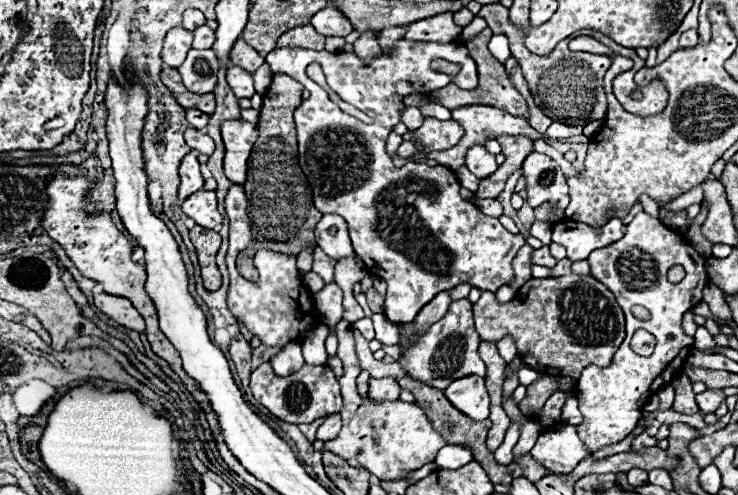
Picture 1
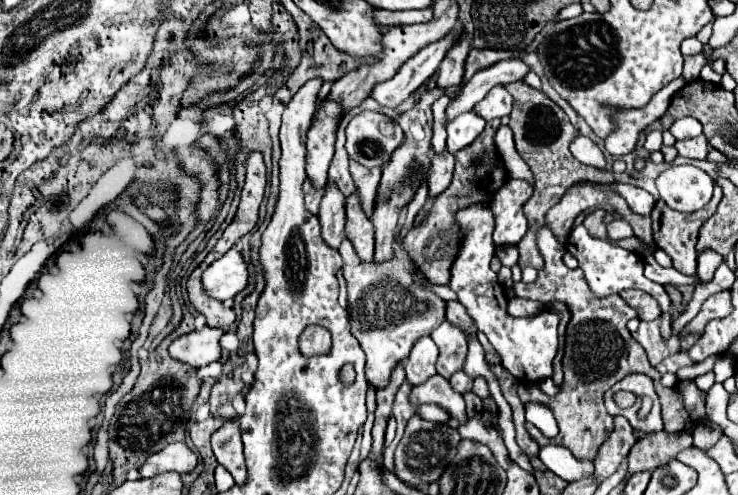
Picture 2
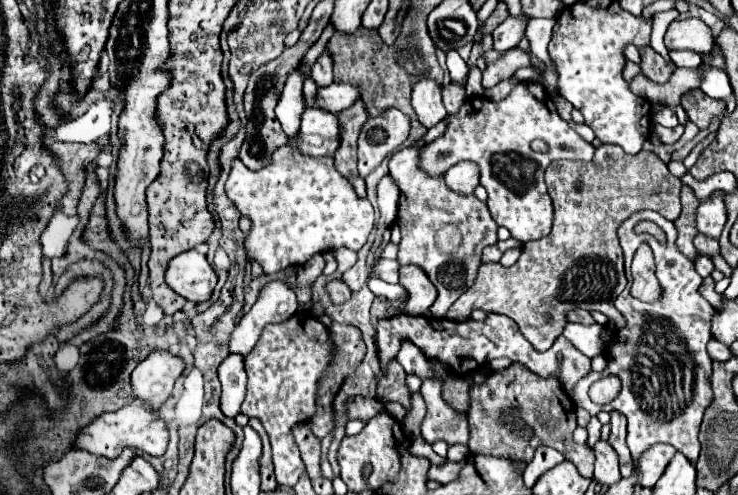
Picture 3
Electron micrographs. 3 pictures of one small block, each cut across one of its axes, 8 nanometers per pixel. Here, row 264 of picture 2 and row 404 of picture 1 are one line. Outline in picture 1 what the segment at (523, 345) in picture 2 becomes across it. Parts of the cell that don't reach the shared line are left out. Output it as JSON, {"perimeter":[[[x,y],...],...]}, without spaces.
{"perimeter":[[[470,376],[456,380],[444,390],[444,394],[454,408],[472,420],[486,420],[490,416],[490,396],[484,386],[484,378]]]}

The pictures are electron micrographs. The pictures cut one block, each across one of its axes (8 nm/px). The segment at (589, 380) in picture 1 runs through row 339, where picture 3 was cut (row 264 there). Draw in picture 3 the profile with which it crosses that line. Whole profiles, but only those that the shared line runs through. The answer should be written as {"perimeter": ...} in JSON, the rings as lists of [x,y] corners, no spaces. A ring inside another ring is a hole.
{"perimeter":[[[654,210],[634,212],[634,216],[624,220],[622,226],[618,228],[618,238],[624,250],[628,286],[616,298],[614,306],[624,316],[626,326],[614,332],[614,344],[606,350],[606,362],[608,362],[606,370],[602,372],[592,370],[588,376],[580,378],[572,390],[572,398],[576,406],[584,408],[592,416],[596,416],[598,410],[606,410],[606,412],[618,410],[628,418],[628,448],[634,456],[634,464],[638,456],[656,442],[672,444],[690,462],[696,462],[700,452],[700,442],[698,442],[700,422],[704,410],[710,406],[712,400],[712,388],[710,388],[712,358],[706,350],[706,344],[712,338],[710,318],[714,314],[714,308],[698,292],[702,278],[694,270],[694,264],[684,254],[680,254],[680,250],[674,246],[676,226],[672,220],[666,220]],[[638,220],[654,220],[666,232],[668,244],[666,246],[658,244],[658,240],[652,234],[636,234],[632,228],[636,226]],[[642,242],[648,242],[654,252],[656,278],[660,280],[660,286],[664,290],[664,298],[652,304],[640,302],[630,294],[630,286],[632,286],[630,262],[636,248]],[[608,374],[616,374],[622,380],[622,390],[606,406],[596,406],[588,398],[588,388],[592,382]]]}

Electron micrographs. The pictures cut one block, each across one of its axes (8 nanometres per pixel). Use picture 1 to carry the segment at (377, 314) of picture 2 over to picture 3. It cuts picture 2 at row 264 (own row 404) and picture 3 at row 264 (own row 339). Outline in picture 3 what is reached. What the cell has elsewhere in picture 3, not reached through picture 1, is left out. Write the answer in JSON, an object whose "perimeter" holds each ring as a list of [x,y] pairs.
{"perimeter":[[[340,248],[338,252],[334,252],[334,258],[338,262],[338,272],[344,274],[356,262],[356,252],[354,250],[346,250],[346,248]]]}

